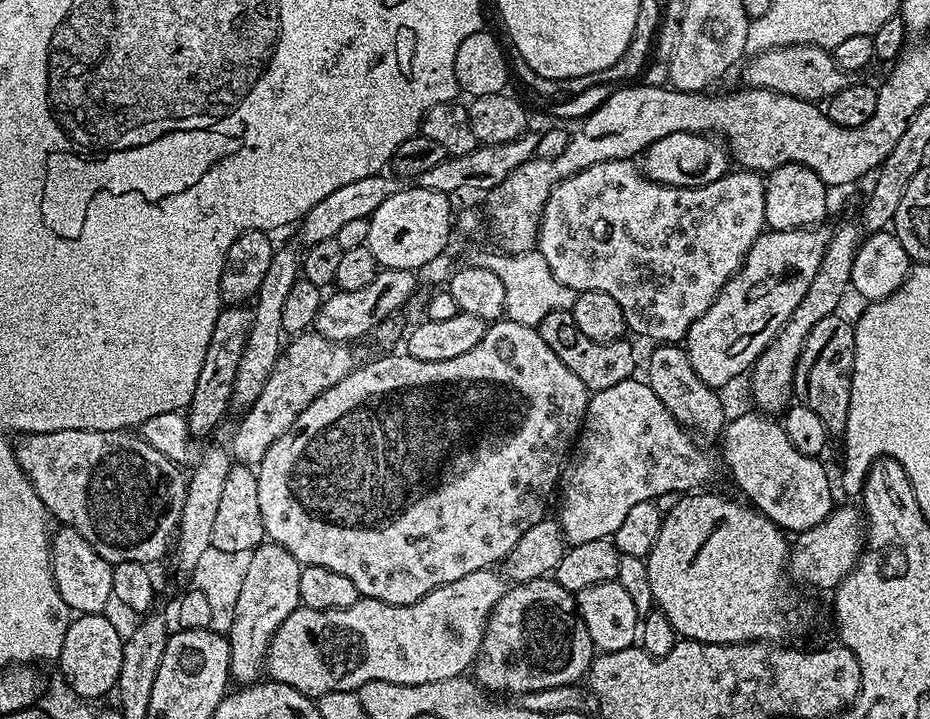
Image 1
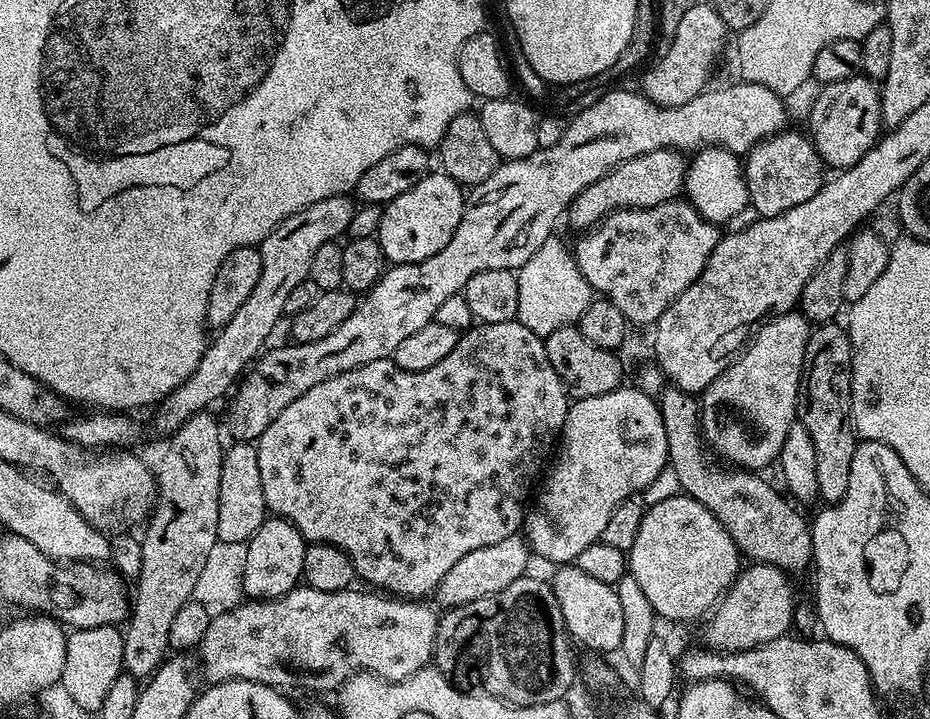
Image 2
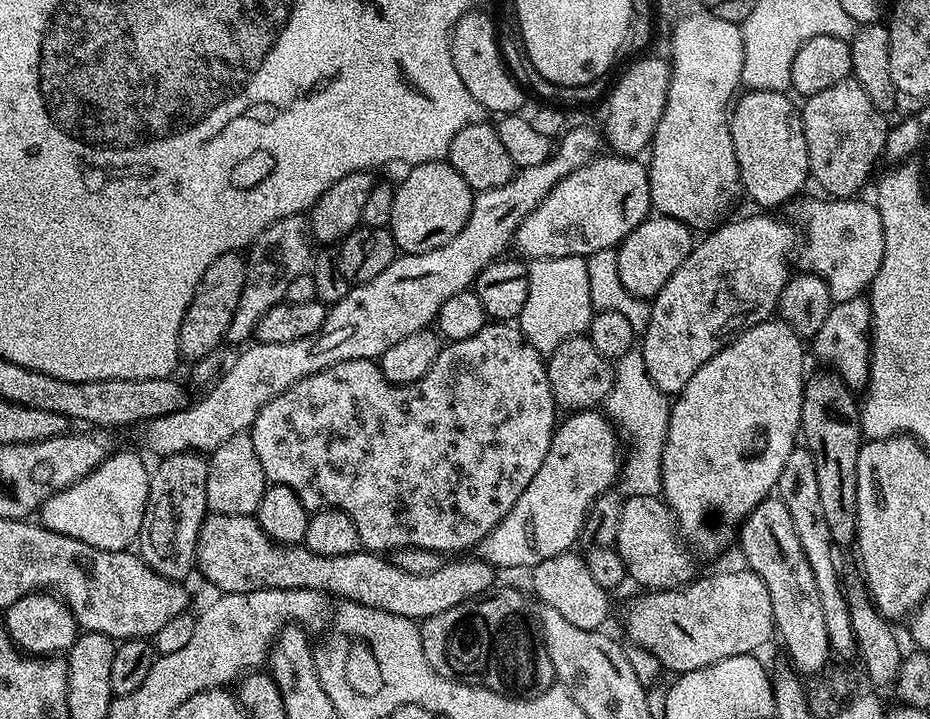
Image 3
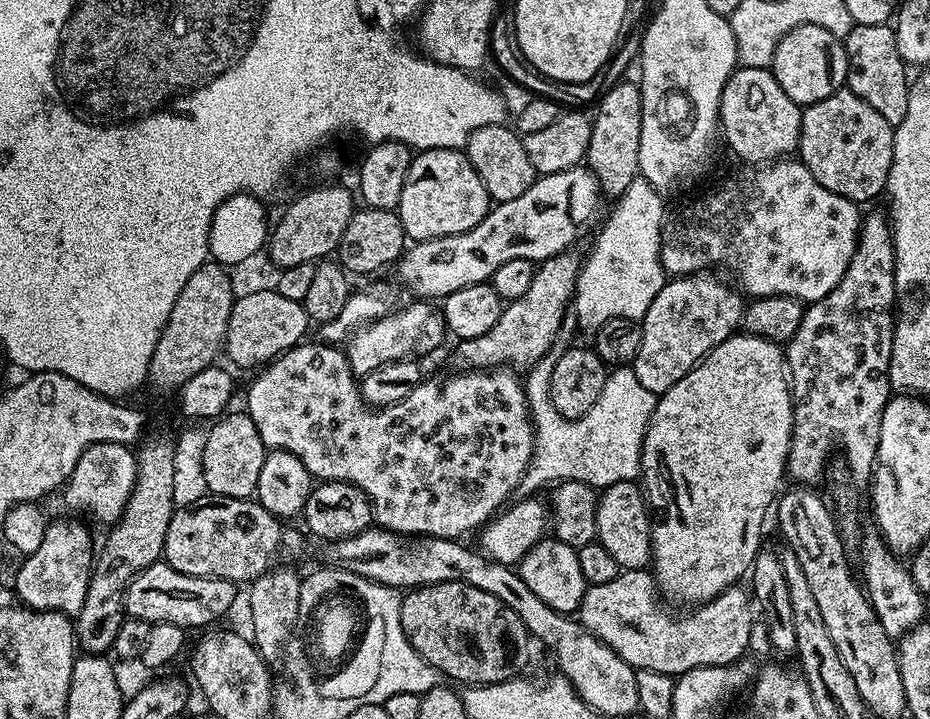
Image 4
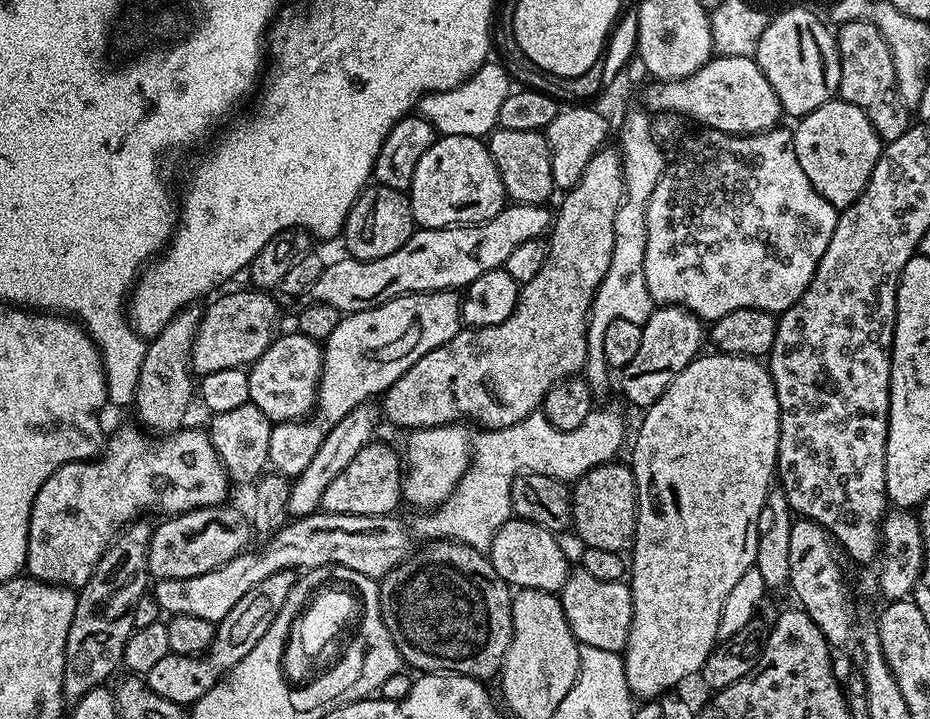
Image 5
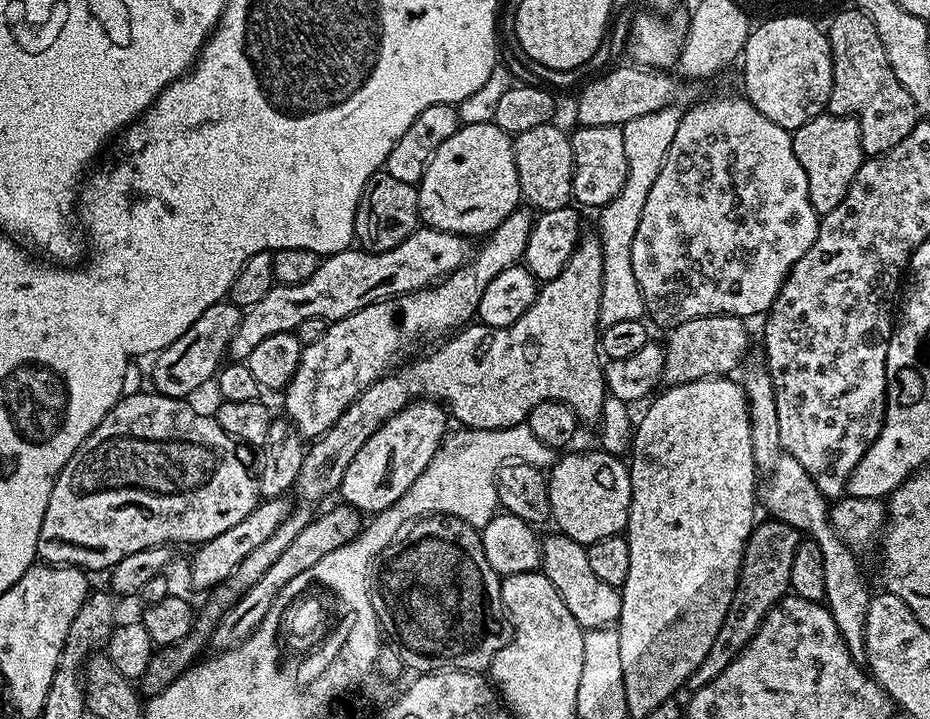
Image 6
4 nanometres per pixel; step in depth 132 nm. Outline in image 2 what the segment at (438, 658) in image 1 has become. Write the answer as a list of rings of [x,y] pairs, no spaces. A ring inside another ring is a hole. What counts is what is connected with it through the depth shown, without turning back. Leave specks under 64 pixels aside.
[[[297,586],[277,600],[248,600],[229,612],[213,616],[210,626],[206,626],[206,638],[202,638],[198,649],[203,679],[205,676],[208,684],[221,684],[224,680],[249,680],[284,690],[309,688],[312,692],[328,692],[331,688],[339,689],[359,671],[395,682],[408,680],[415,672],[433,663],[438,612],[431,603],[424,604],[428,602],[417,602],[412,598],[393,598],[372,590],[356,591],[344,588],[341,592],[327,592]]]

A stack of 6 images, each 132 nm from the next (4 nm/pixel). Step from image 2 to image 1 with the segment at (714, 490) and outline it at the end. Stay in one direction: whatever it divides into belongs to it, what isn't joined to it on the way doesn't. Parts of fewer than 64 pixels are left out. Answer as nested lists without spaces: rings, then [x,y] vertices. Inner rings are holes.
[[[661,343],[653,347],[653,352],[648,356],[648,376],[646,383],[654,394],[658,394],[658,402],[670,410],[670,414],[686,430],[692,428],[712,428],[715,424],[723,425],[725,417],[720,401],[720,393],[711,388],[698,374],[694,374],[694,366],[690,366],[687,351],[679,343]]]

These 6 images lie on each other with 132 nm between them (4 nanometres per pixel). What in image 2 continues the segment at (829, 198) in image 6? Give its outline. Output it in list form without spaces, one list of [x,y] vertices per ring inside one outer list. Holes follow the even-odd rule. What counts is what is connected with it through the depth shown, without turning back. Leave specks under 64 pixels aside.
[[[861,74],[842,82],[825,84],[819,91],[808,112],[807,135],[829,169],[853,168],[882,135],[880,88],[877,81],[869,80]]]

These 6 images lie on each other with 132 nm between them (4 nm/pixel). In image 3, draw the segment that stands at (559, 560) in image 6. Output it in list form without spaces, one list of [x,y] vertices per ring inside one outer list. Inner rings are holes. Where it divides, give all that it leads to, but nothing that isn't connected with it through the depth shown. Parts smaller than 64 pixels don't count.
[[[741,570],[702,576],[679,588],[645,591],[624,608],[627,639],[654,654],[661,669],[669,668],[672,674],[693,672],[738,654],[751,656],[774,636],[770,590],[758,574]]]

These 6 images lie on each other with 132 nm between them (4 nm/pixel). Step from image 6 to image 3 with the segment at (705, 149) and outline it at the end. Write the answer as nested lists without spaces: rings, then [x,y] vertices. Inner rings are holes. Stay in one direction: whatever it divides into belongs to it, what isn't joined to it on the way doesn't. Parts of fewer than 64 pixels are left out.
[[[823,198],[824,200],[804,200],[801,199],[799,203],[795,205],[796,212],[800,215],[800,220],[804,223],[804,232],[802,228],[802,247],[800,252],[800,268],[806,272],[812,272],[816,276],[820,276],[826,282],[826,286],[830,290],[833,301],[841,304],[847,300],[854,299],[855,296],[864,296],[865,293],[871,289],[872,279],[878,274],[878,270],[882,266],[882,258],[884,257],[884,231],[882,230],[882,214],[878,214],[875,203],[869,202],[868,204],[861,198]]]

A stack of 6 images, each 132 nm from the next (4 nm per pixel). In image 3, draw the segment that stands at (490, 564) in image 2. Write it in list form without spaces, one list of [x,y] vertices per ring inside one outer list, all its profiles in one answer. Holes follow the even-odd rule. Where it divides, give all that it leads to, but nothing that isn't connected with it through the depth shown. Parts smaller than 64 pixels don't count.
[[[217,512],[204,517],[196,543],[196,568],[214,586],[220,588],[221,593],[249,592],[263,588],[305,588],[323,592],[332,598],[340,596],[336,598],[341,601],[353,600],[355,604],[370,606],[374,610],[417,622],[429,620],[434,614],[442,614],[442,610],[450,610],[468,600],[475,600],[493,587],[496,572],[487,561],[479,558],[460,559],[464,558],[449,559],[438,570],[430,570],[430,574],[410,574],[410,570],[402,570],[391,559],[367,550],[327,556],[310,551],[303,543],[278,544],[264,533],[255,515],[238,516]]]

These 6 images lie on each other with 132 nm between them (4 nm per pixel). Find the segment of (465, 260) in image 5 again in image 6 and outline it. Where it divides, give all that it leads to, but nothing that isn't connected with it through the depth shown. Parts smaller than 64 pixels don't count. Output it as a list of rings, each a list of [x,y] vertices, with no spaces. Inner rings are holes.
[[[420,226],[402,242],[398,242],[394,250],[385,252],[349,250],[333,256],[325,256],[321,259],[318,270],[314,270],[314,275],[306,278],[306,282],[298,282],[298,286],[273,283],[266,298],[254,302],[254,306],[247,308],[240,317],[240,329],[236,331],[232,343],[228,346],[228,356],[236,362],[247,361],[250,350],[256,349],[265,338],[270,338],[270,334],[295,332],[299,324],[306,322],[306,318],[320,316],[329,322],[341,320],[379,300],[391,300],[394,296],[405,296],[408,292],[429,287],[464,265],[465,260],[470,256],[468,244],[469,241],[465,237],[457,236],[454,232],[443,232],[437,228]]]

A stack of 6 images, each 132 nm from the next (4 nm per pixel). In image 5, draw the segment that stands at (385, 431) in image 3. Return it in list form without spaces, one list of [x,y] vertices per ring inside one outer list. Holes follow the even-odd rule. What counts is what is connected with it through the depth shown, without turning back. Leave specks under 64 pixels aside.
[[[298,330],[277,335],[272,345],[247,369],[250,382],[248,399],[273,424],[300,422],[316,407],[316,391],[320,389],[323,351],[317,341],[306,338]],[[463,423],[438,424],[429,428],[414,428],[407,433],[402,448],[402,500],[406,505],[413,504],[416,510],[431,510],[437,508],[451,494],[454,486],[466,474],[470,459],[470,435]]]

